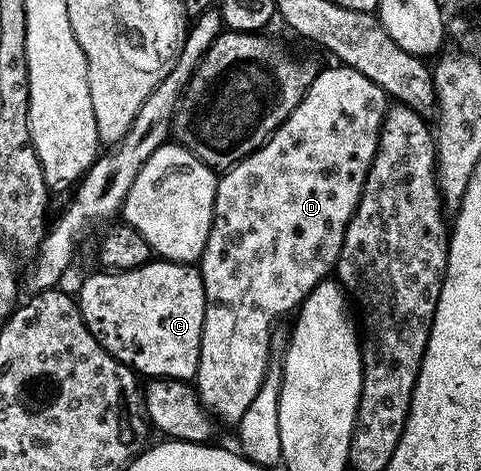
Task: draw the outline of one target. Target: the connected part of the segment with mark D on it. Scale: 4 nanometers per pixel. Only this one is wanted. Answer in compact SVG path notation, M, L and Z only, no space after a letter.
M347 66L335 67L324 68L321 72L319 69L313 75L312 82L308 85L302 102L298 102L295 110L265 140L264 145L244 157L243 160L235 161L231 165L232 169L225 176L221 175L216 181L216 201L212 211L210 234L204 252L198 261L200 277L204 283L204 321L202 322L200 361L194 377L194 387L200 401L219 423L221 420L224 424L239 425L242 414L246 414L246 410L250 410L250 402L254 402L258 390L264 384L265 376L270 371L268 355L272 352L272 323L279 316L286 315L287 312L289 314L295 313L304 303L305 298L316 288L316 285L335 269L336 259L340 257L348 224L352 221L352 215L356 213L360 196L364 193L364 183L380 141L380 125L384 122L384 117L390 107L390 100L383 88L370 82L370 78L366 78L358 70Z

